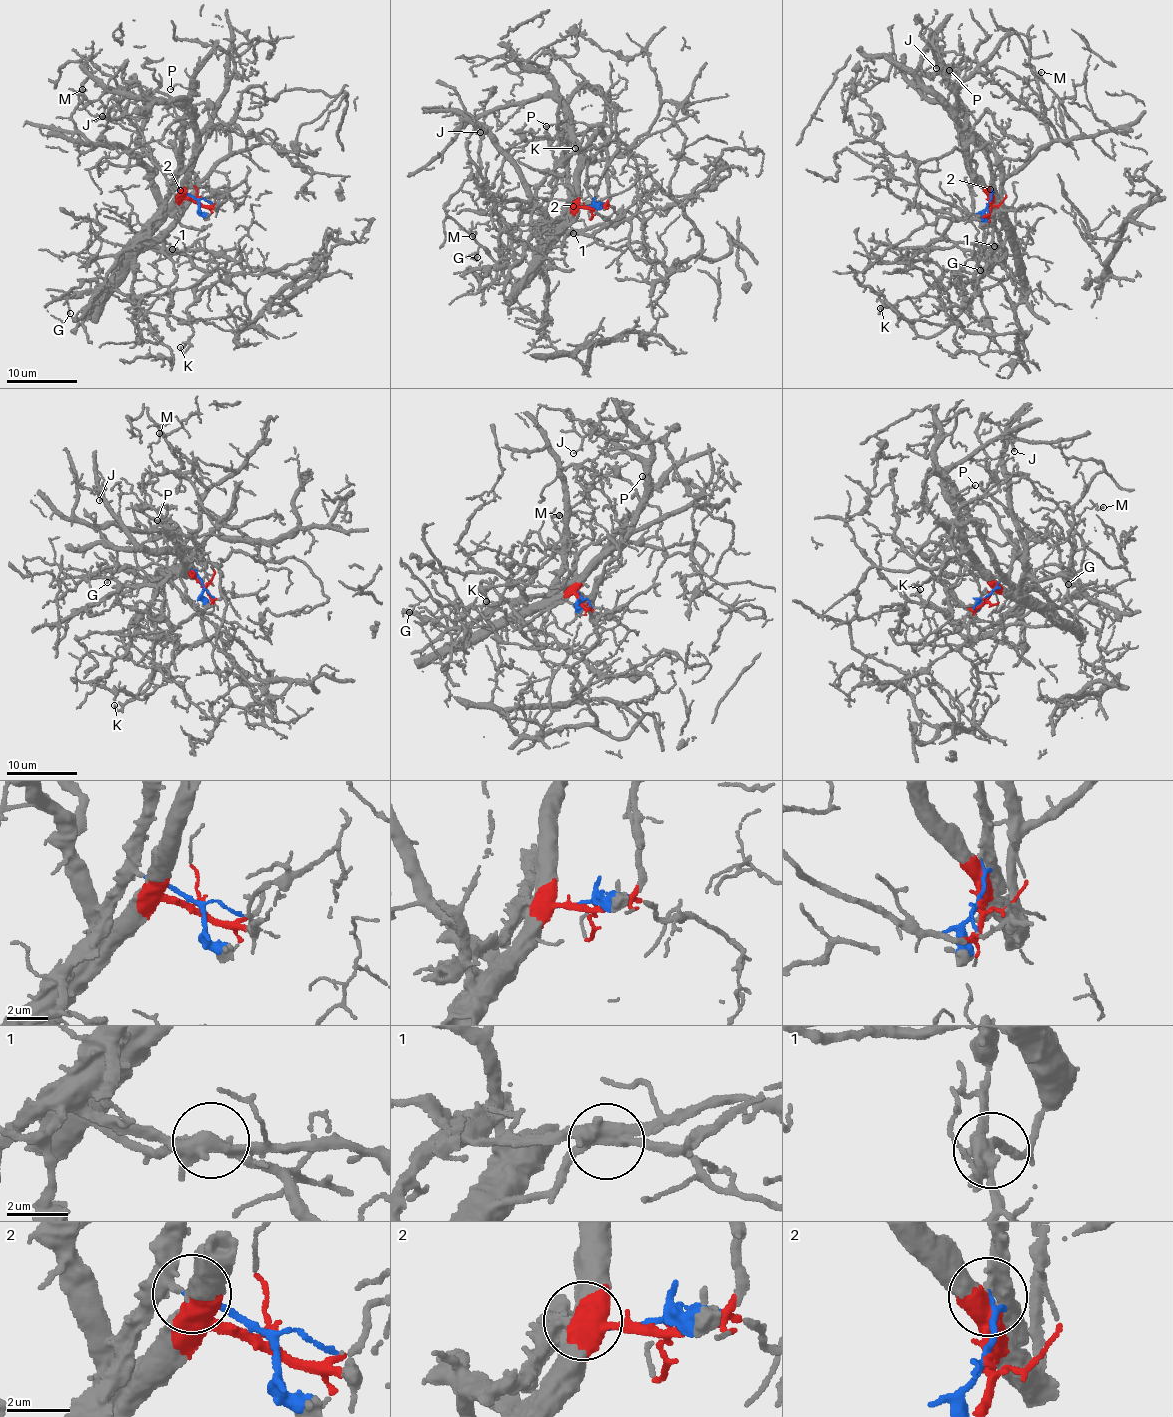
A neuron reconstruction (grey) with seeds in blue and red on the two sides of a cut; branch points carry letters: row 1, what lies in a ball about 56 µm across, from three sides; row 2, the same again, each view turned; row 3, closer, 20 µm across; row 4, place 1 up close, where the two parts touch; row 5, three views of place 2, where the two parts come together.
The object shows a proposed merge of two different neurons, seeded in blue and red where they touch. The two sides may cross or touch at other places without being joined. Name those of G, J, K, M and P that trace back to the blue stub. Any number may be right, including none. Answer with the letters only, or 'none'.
P

